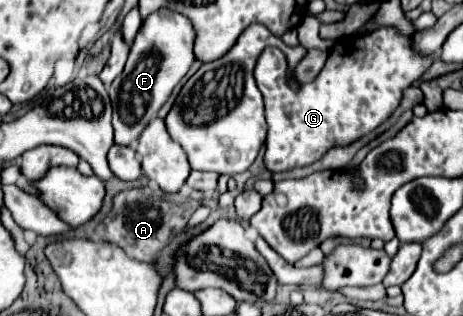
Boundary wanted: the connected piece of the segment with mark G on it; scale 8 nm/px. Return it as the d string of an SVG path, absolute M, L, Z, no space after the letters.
M379 28L365 36L349 36L339 40L329 58L313 82L299 84L299 90L289 86L289 78L293 72L287 66L287 58L279 48L267 48L257 60L255 66L255 80L265 98L265 118L269 124L267 132L267 152L265 152L265 166L271 172L291 170L295 166L307 166L319 160L331 146L347 146L357 138L365 136L367 132L375 130L381 122L389 118L389 114L399 106L403 90L411 86L413 80L421 78L421 74L431 66L433 56L419 56L413 50L411 36L399 36L395 28Z

